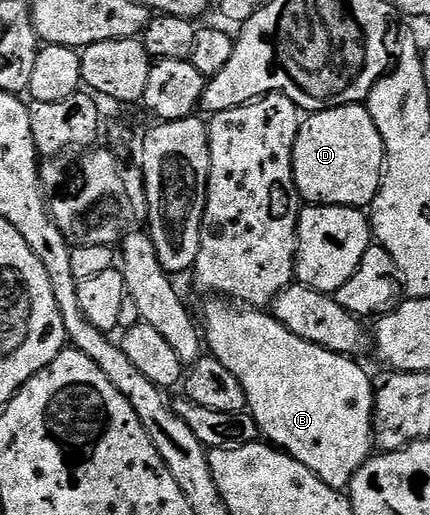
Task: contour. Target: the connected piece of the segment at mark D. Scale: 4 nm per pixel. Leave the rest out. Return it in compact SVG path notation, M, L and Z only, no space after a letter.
M367 105L335 106L309 113L300 124L292 167L296 187L305 203L371 207L384 179L384 141Z

